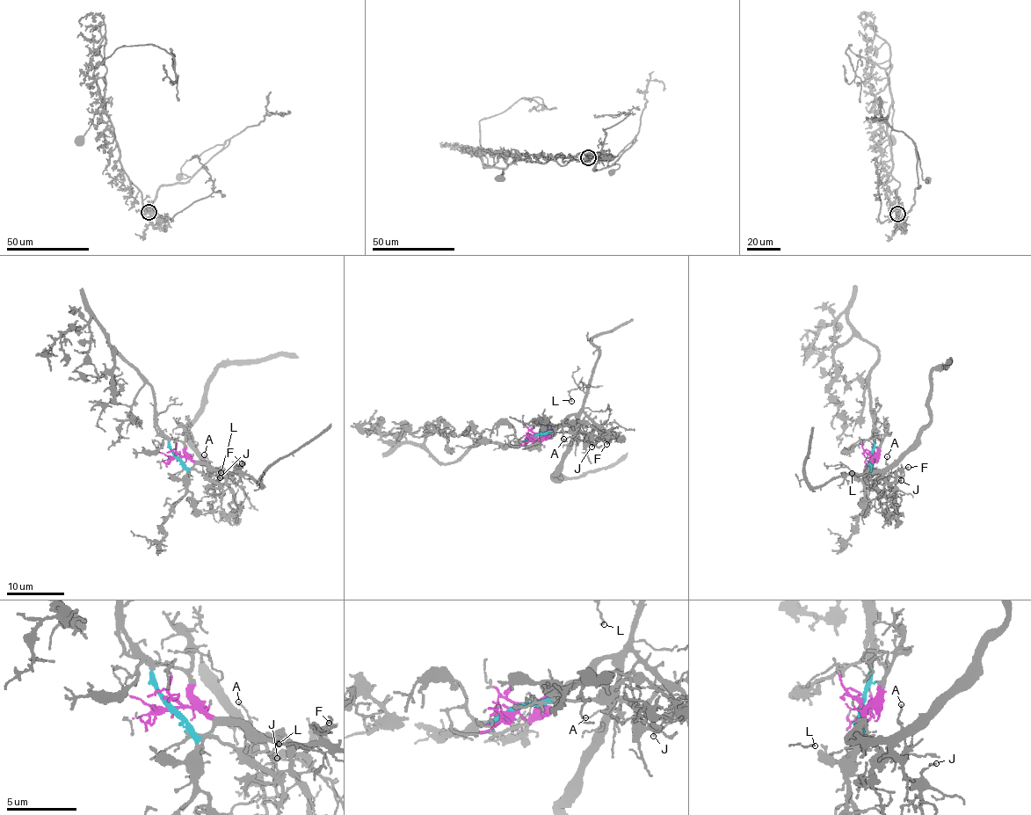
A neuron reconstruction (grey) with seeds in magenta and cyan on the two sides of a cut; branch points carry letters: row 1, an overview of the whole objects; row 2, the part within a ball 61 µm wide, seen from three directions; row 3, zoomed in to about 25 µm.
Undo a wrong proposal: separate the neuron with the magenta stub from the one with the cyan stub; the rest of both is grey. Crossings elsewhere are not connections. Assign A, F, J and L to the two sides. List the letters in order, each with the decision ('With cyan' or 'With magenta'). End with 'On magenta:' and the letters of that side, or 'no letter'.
A: With magenta
F: With magenta
J: With magenta
L: With magenta
On magenta: A, F, J, L

